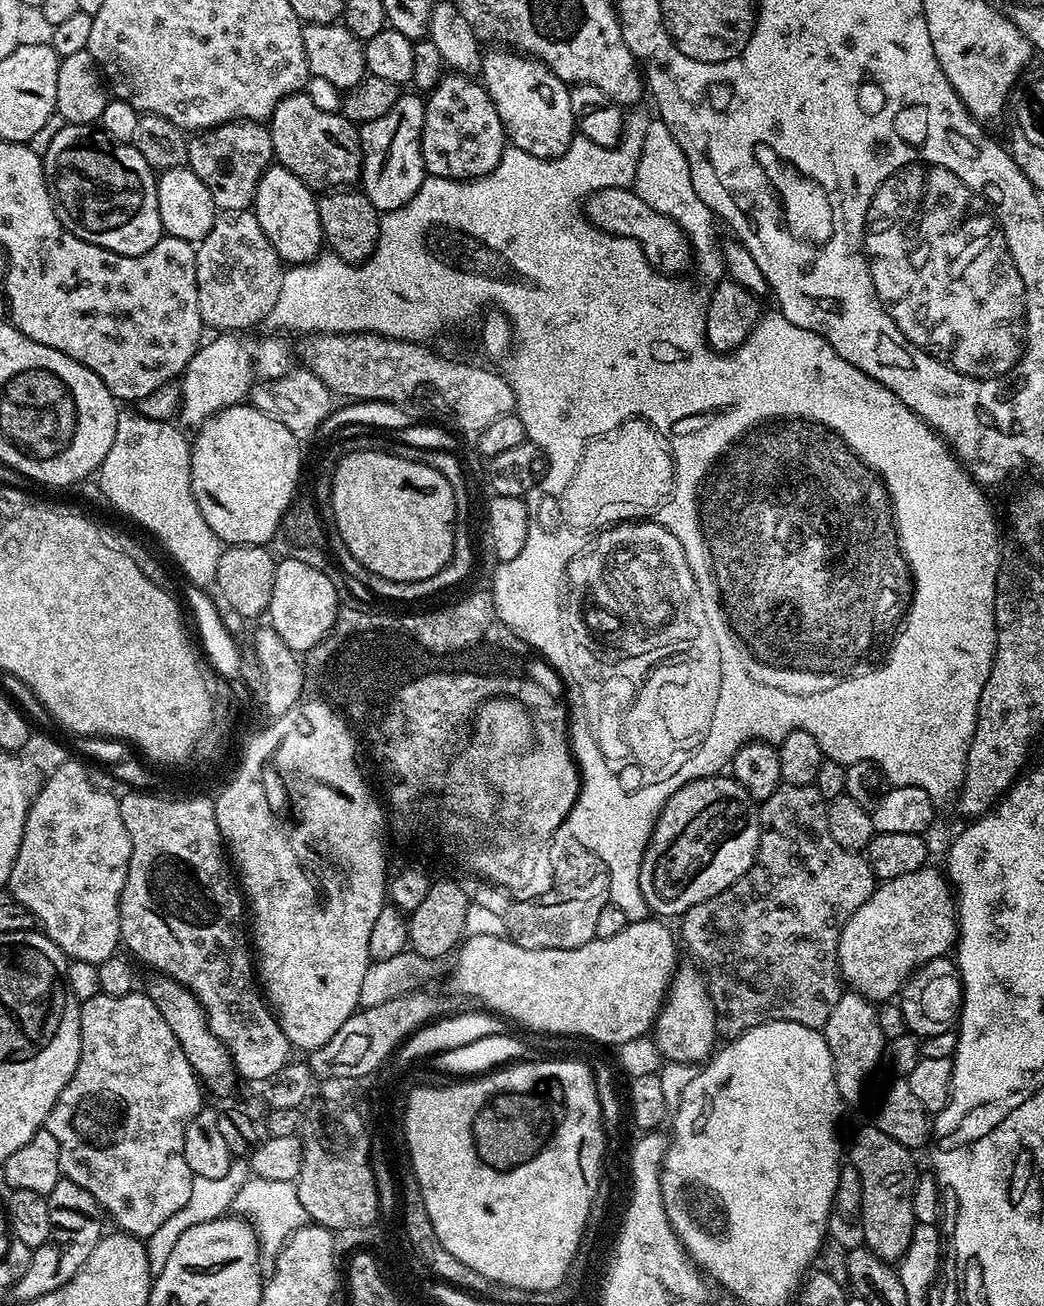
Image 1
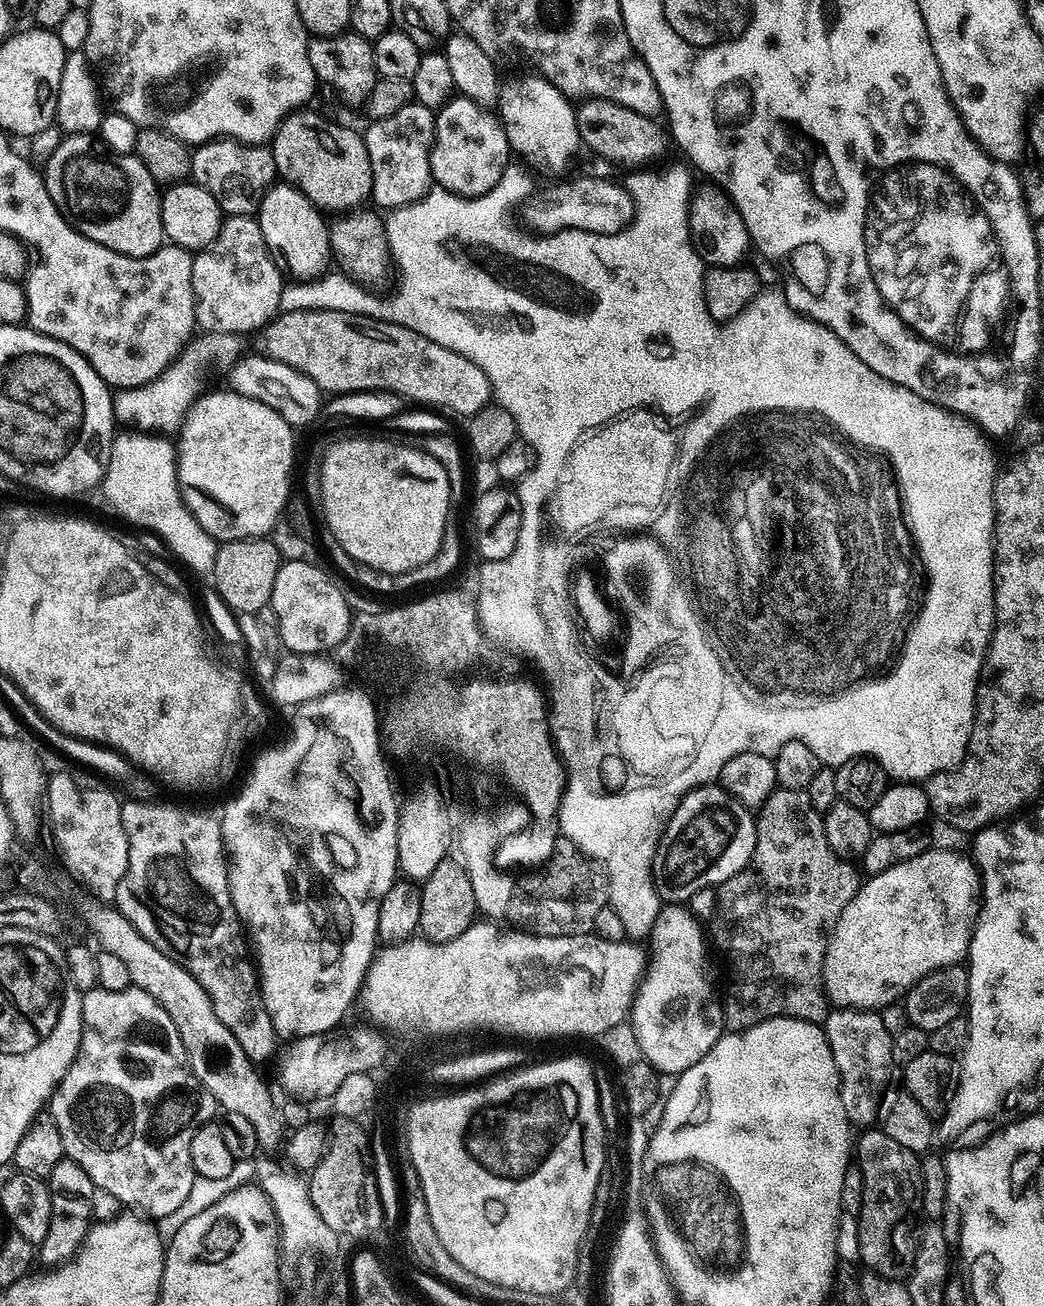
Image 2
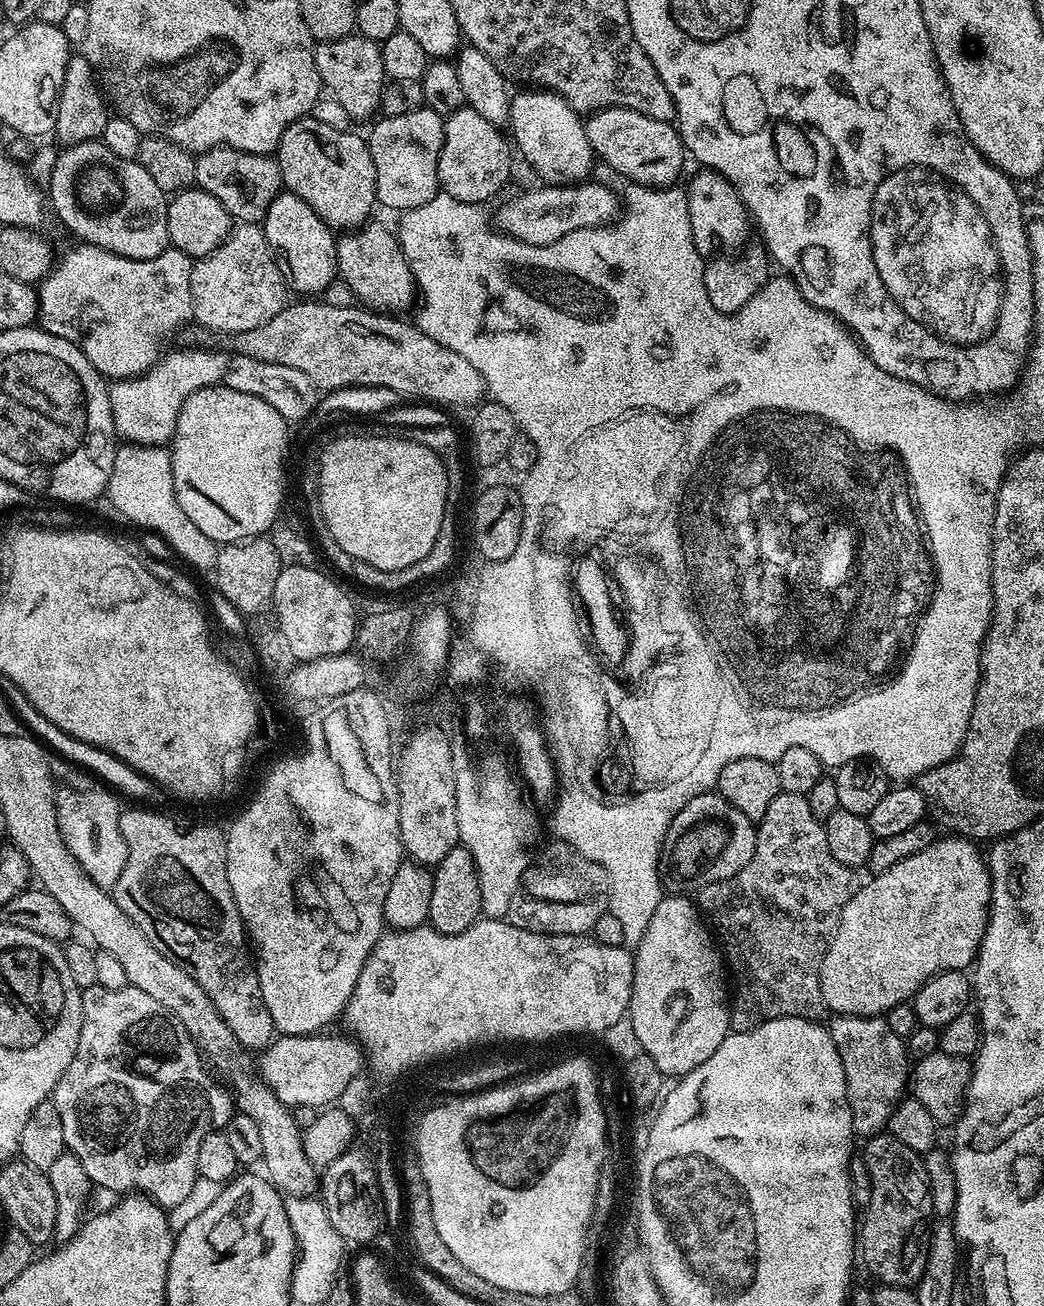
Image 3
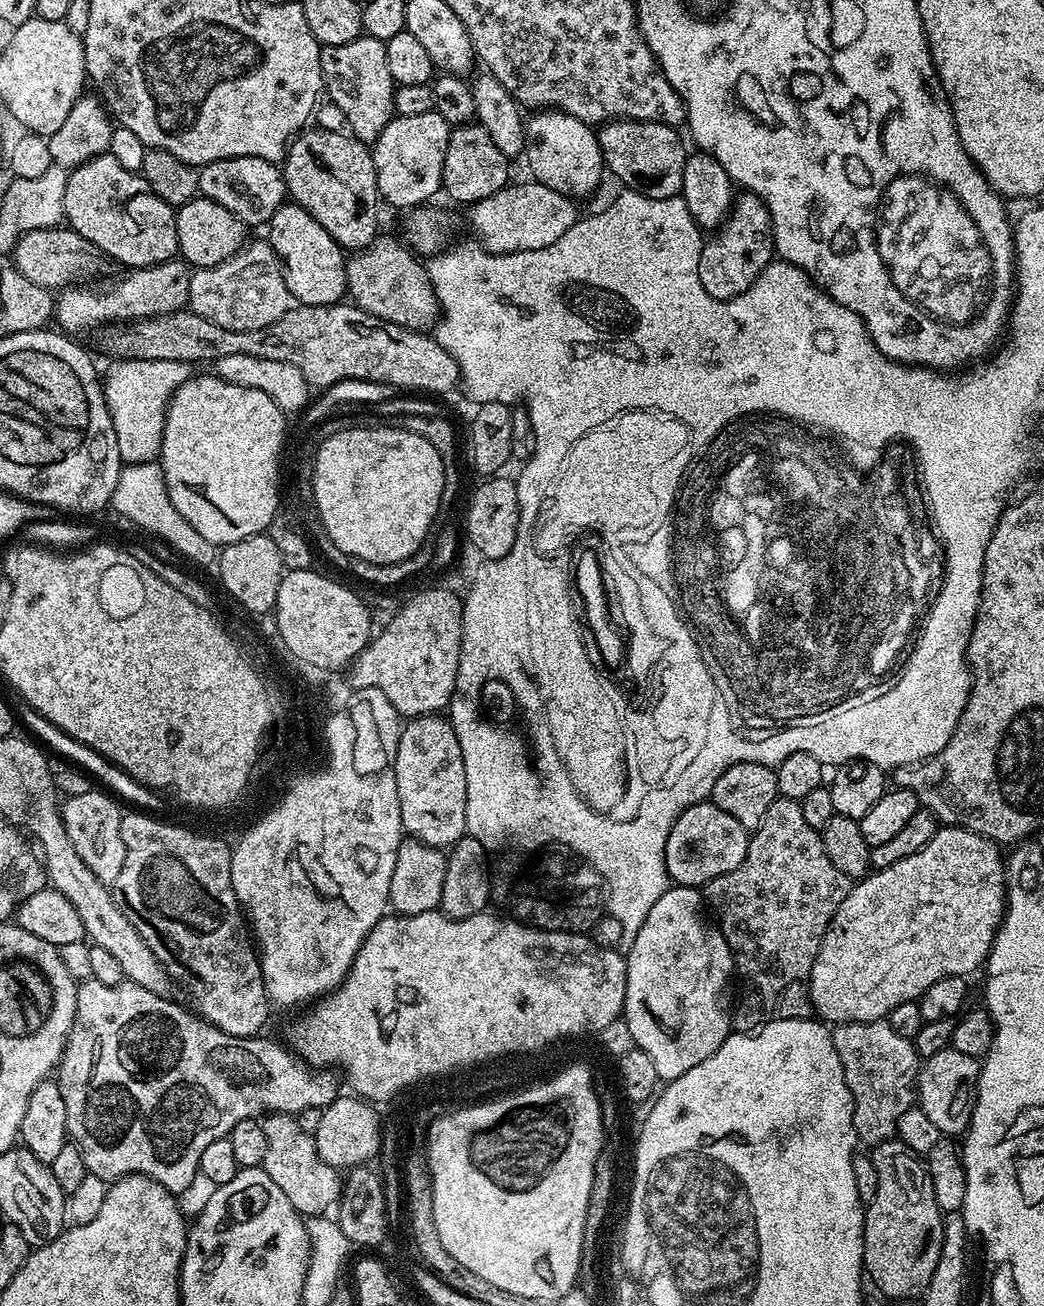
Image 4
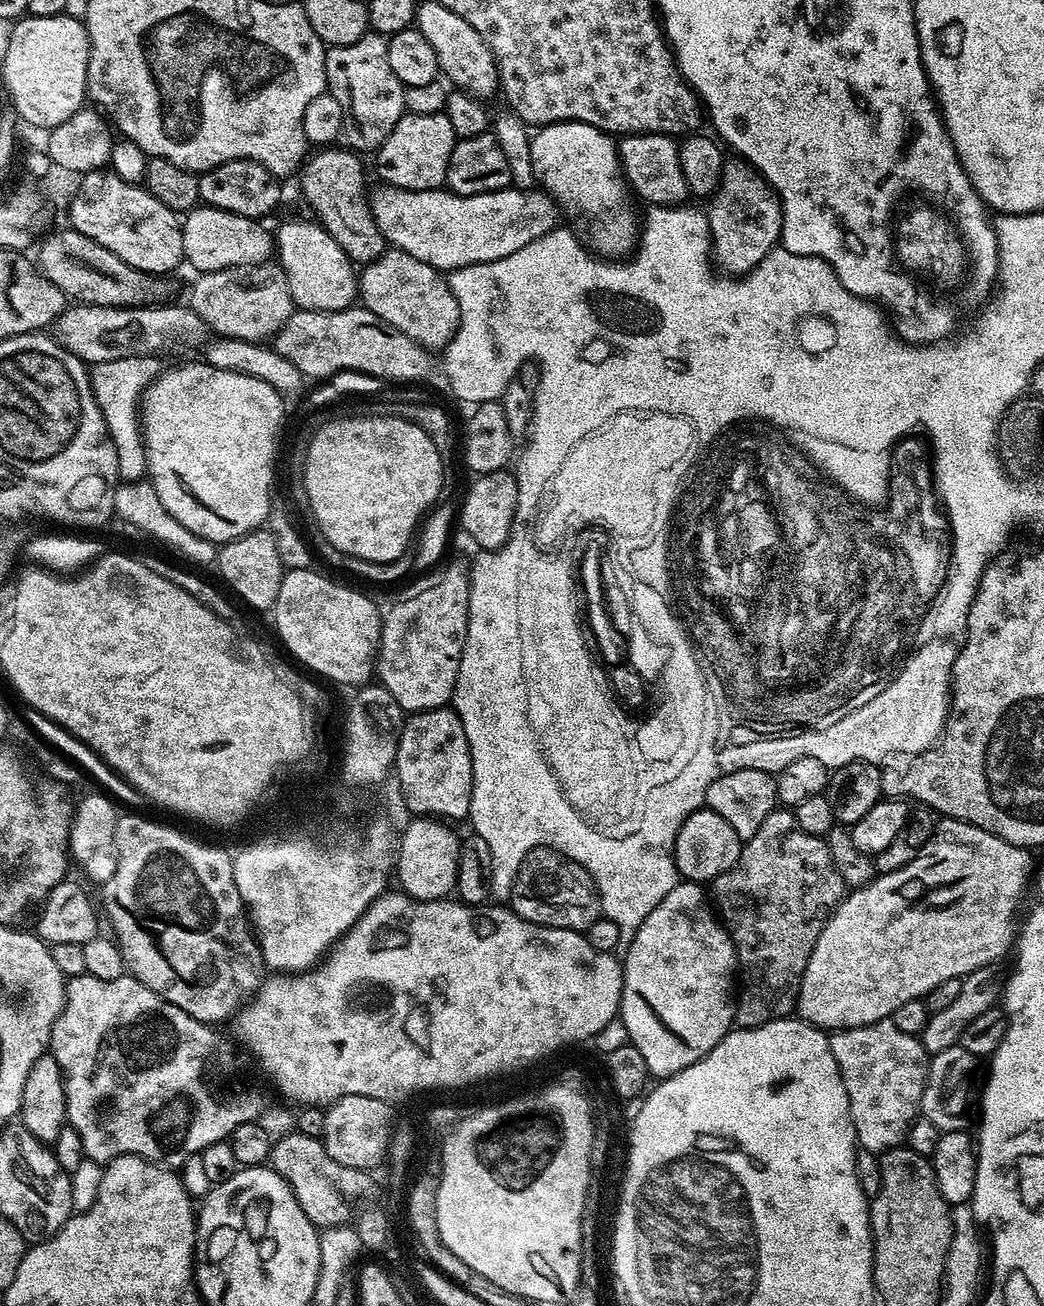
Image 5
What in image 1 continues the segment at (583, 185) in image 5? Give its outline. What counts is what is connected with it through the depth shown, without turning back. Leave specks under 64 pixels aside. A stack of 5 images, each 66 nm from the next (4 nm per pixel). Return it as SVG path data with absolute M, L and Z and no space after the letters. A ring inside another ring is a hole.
M504 46L483 53L479 75L498 110L498 118L511 147L547 160L557 160L566 154L578 128L578 117L570 110L569 85L562 83L540 60Z

